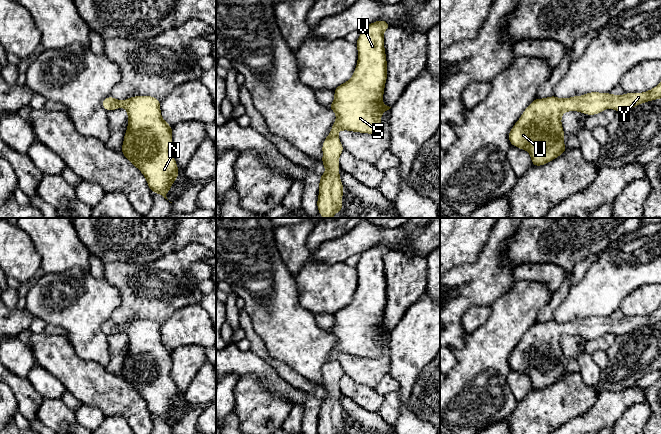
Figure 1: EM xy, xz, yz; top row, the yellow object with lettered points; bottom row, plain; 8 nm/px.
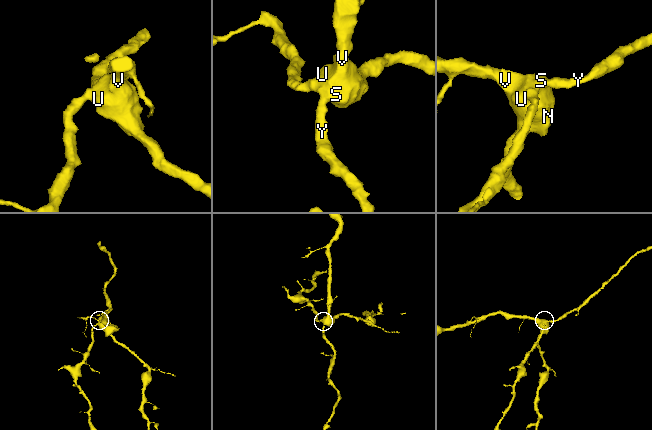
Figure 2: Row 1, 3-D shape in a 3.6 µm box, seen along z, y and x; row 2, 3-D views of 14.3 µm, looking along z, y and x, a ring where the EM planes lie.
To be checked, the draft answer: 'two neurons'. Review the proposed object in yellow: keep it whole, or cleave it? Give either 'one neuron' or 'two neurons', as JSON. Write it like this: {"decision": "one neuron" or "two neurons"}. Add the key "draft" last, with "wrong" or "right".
{"decision": "one neuron", "draft": "wrong"}

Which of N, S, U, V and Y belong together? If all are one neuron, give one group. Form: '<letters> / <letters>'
N S U V Y

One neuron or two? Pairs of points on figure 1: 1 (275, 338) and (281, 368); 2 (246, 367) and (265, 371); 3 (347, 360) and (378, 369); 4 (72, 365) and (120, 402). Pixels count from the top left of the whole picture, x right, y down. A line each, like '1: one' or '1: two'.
1: two
2: one
3: one
4: one

